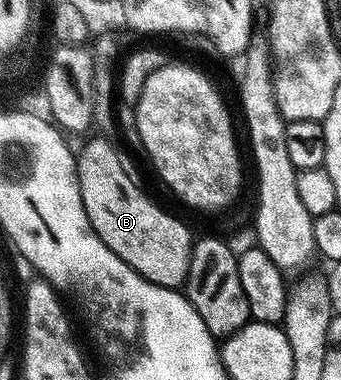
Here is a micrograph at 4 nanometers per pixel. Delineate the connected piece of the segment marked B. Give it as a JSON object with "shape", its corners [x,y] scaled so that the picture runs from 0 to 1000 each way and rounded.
{"shape":[[[273,361],[223,408],[229,484],[246,561],[270,603],[411,729],[472,755],[531,758],[557,705],[557,608],[510,566],[460,545],[370,453],[346,397],[320,363]]]}

